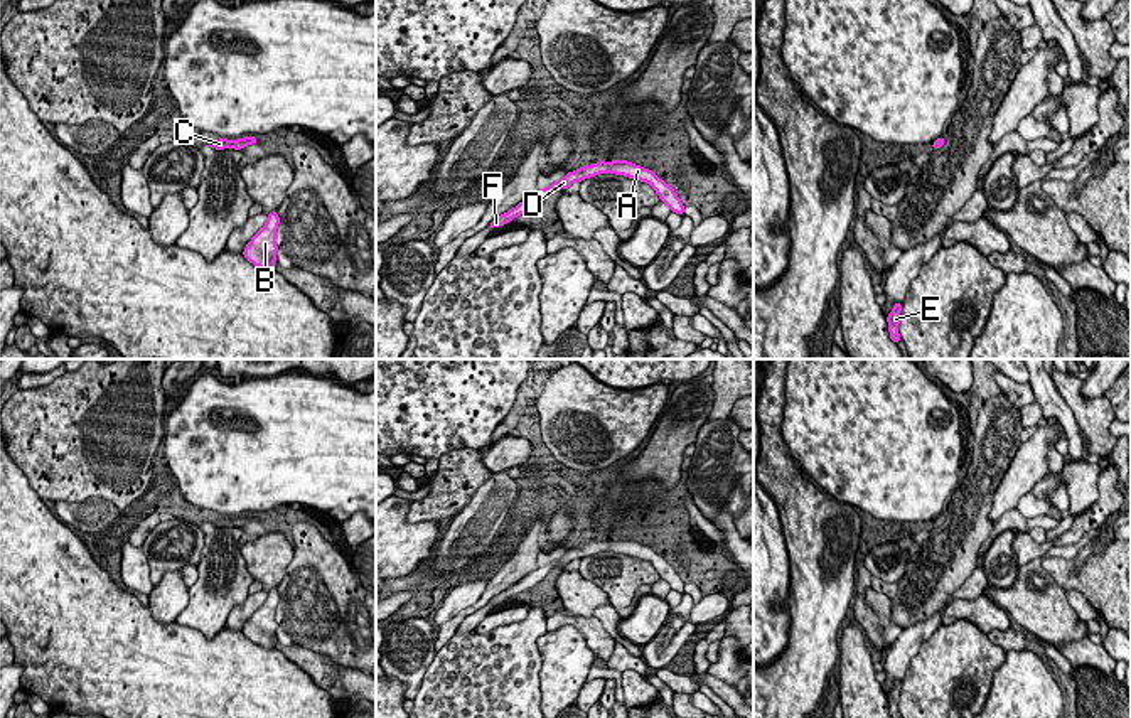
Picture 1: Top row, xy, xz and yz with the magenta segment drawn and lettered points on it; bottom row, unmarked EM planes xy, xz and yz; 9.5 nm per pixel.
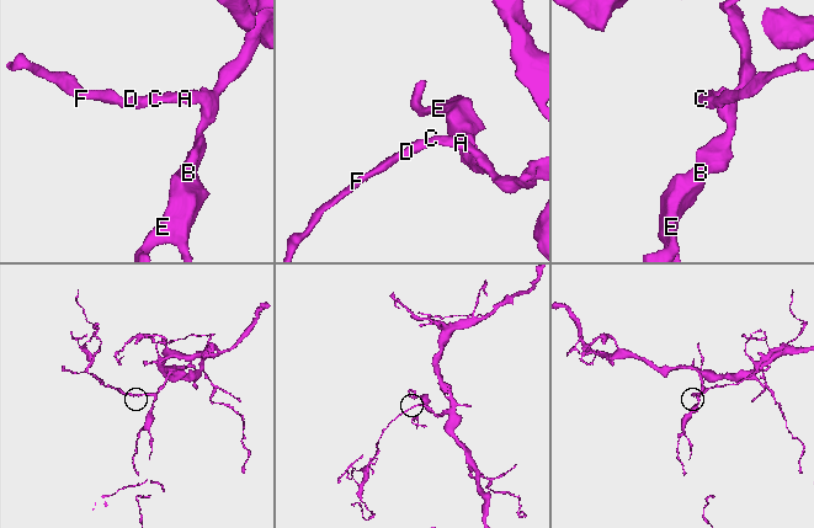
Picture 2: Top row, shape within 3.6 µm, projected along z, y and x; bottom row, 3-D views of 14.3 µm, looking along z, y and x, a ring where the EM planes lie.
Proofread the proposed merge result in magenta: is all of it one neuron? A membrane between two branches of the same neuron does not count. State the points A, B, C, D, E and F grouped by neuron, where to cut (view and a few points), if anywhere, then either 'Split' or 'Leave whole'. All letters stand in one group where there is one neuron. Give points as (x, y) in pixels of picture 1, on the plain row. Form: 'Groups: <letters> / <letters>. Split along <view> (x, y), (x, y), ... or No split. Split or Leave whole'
Groups: A B C D E F. No split. Leave whole

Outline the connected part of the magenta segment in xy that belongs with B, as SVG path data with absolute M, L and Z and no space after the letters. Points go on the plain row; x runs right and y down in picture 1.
M271 588L266 595L266 602L251 615L243 629L243 634L249 640L266 649L275 649L278 602L278 590Z

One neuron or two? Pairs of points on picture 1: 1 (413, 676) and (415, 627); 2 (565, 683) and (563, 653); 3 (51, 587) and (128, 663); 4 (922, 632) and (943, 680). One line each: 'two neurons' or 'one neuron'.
1: one neuron
2: one neuron
3: one neuron
4: two neurons

